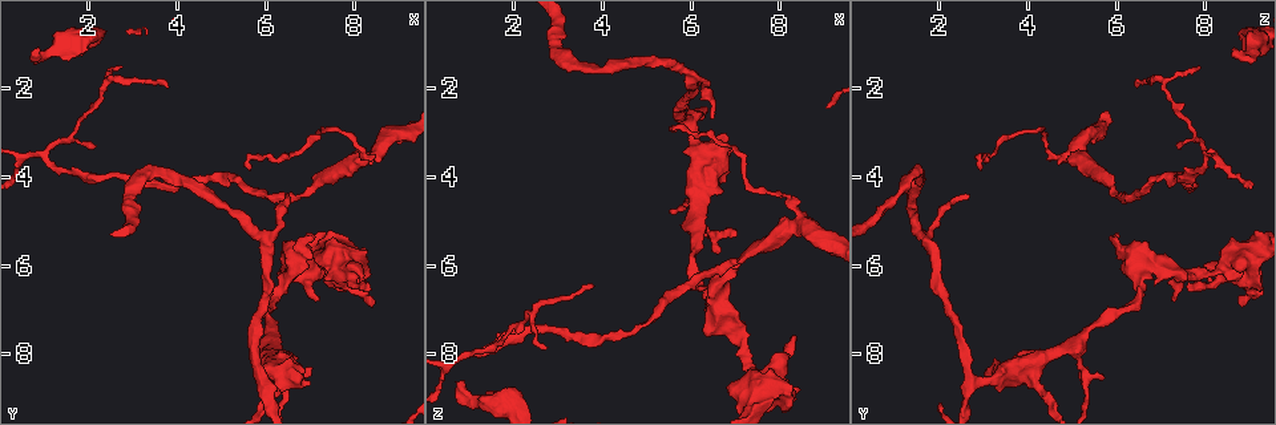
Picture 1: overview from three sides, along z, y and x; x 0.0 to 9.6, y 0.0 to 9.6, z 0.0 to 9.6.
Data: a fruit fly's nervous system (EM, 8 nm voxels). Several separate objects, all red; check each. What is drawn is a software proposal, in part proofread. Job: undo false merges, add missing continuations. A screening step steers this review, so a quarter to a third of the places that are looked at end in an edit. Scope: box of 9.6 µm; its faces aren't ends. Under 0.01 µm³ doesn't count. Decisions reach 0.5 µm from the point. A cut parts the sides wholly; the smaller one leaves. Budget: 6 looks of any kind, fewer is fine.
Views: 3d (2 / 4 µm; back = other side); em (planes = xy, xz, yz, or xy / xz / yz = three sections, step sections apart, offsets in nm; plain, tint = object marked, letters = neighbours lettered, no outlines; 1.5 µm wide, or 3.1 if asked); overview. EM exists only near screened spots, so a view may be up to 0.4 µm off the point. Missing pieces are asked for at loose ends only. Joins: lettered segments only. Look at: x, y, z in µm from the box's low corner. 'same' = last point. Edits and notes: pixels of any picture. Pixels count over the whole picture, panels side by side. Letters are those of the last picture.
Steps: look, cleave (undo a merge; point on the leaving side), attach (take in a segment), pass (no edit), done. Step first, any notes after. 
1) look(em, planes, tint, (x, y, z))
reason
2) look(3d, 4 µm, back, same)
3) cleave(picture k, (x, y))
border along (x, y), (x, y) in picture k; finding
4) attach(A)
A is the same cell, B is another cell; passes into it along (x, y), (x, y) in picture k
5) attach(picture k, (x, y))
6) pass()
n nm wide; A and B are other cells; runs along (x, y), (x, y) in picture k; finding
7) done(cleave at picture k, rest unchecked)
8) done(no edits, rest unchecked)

look(em, planes, tint, (8.50, 3.55, 5.05))
three-way junction

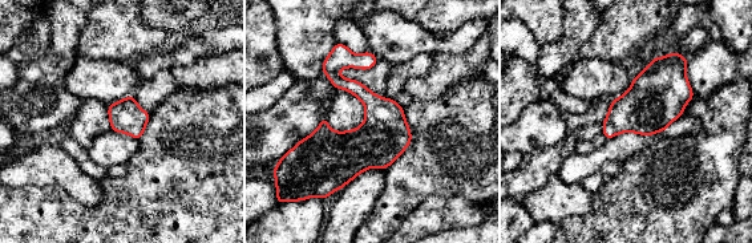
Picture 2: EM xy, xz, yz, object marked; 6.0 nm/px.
look(em, planes, letters, same)
see the neighbours

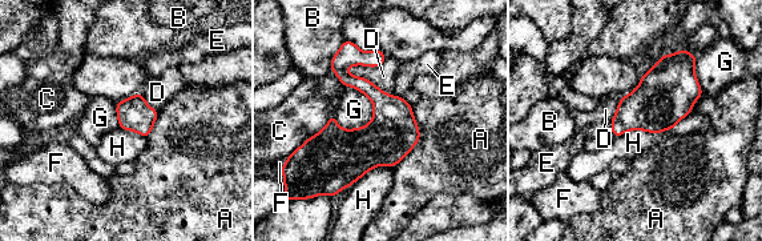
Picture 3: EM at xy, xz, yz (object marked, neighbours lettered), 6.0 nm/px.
pass()
A, B, C, D, E, F, G and H are other cells; border along (690, 112), (672, 128), (616, 137) in picture 3; one neuron here

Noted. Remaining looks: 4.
look(3d, 2 µm, (5.90, 8.60, 2.80))
sharp bend

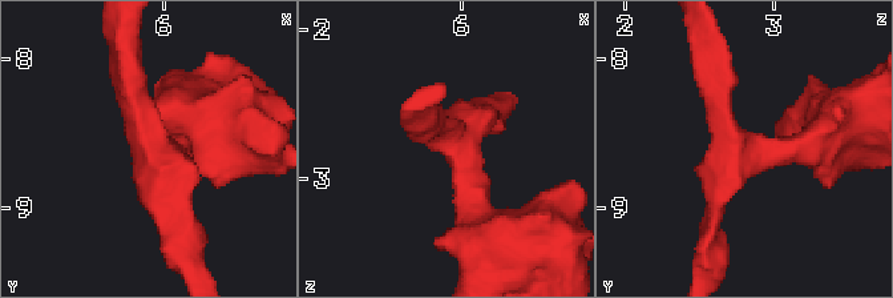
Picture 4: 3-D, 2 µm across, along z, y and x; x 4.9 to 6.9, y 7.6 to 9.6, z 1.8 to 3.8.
look(em, xy, step 4, tint, (5.96, 8.62, 2.78))
3 arms; arms of 200, 220, 380 nm

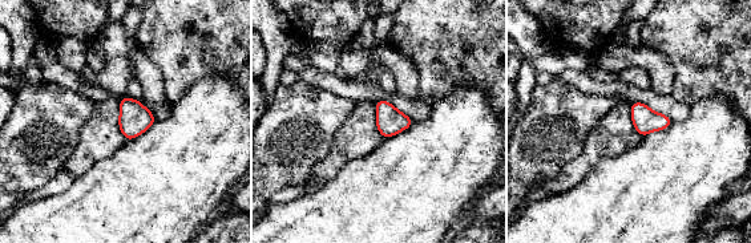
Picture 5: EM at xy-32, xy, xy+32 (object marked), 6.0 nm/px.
look(em, planes, letters, same)
cut it another way

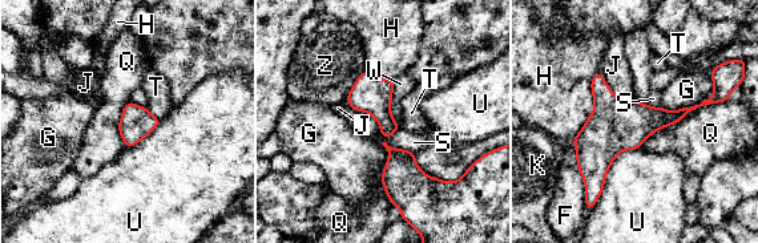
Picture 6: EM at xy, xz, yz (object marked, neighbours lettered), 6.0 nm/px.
pass()
200 nm wide; F, G, H, J, K, Q, S, T, U, W and Z are other cells; border along (712, 102), (656, 129), (640, 146) in picture 6; continuous, no second neuron

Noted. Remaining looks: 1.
done(no edits, rest unchecked)

